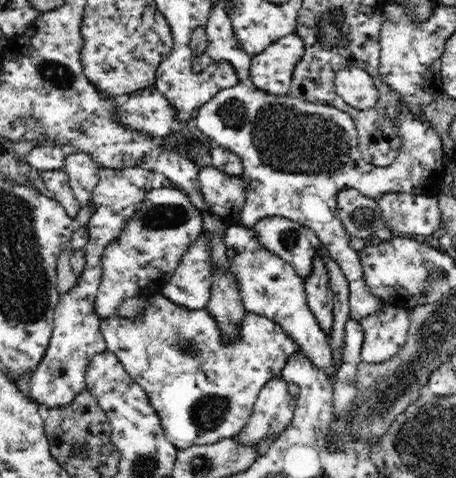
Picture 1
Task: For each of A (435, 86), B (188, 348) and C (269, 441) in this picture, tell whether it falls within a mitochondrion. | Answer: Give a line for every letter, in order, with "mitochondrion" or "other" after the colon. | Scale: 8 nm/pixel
A: other
B: other
C: other

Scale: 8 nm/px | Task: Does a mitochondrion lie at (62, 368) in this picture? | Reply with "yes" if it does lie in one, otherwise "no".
yes

